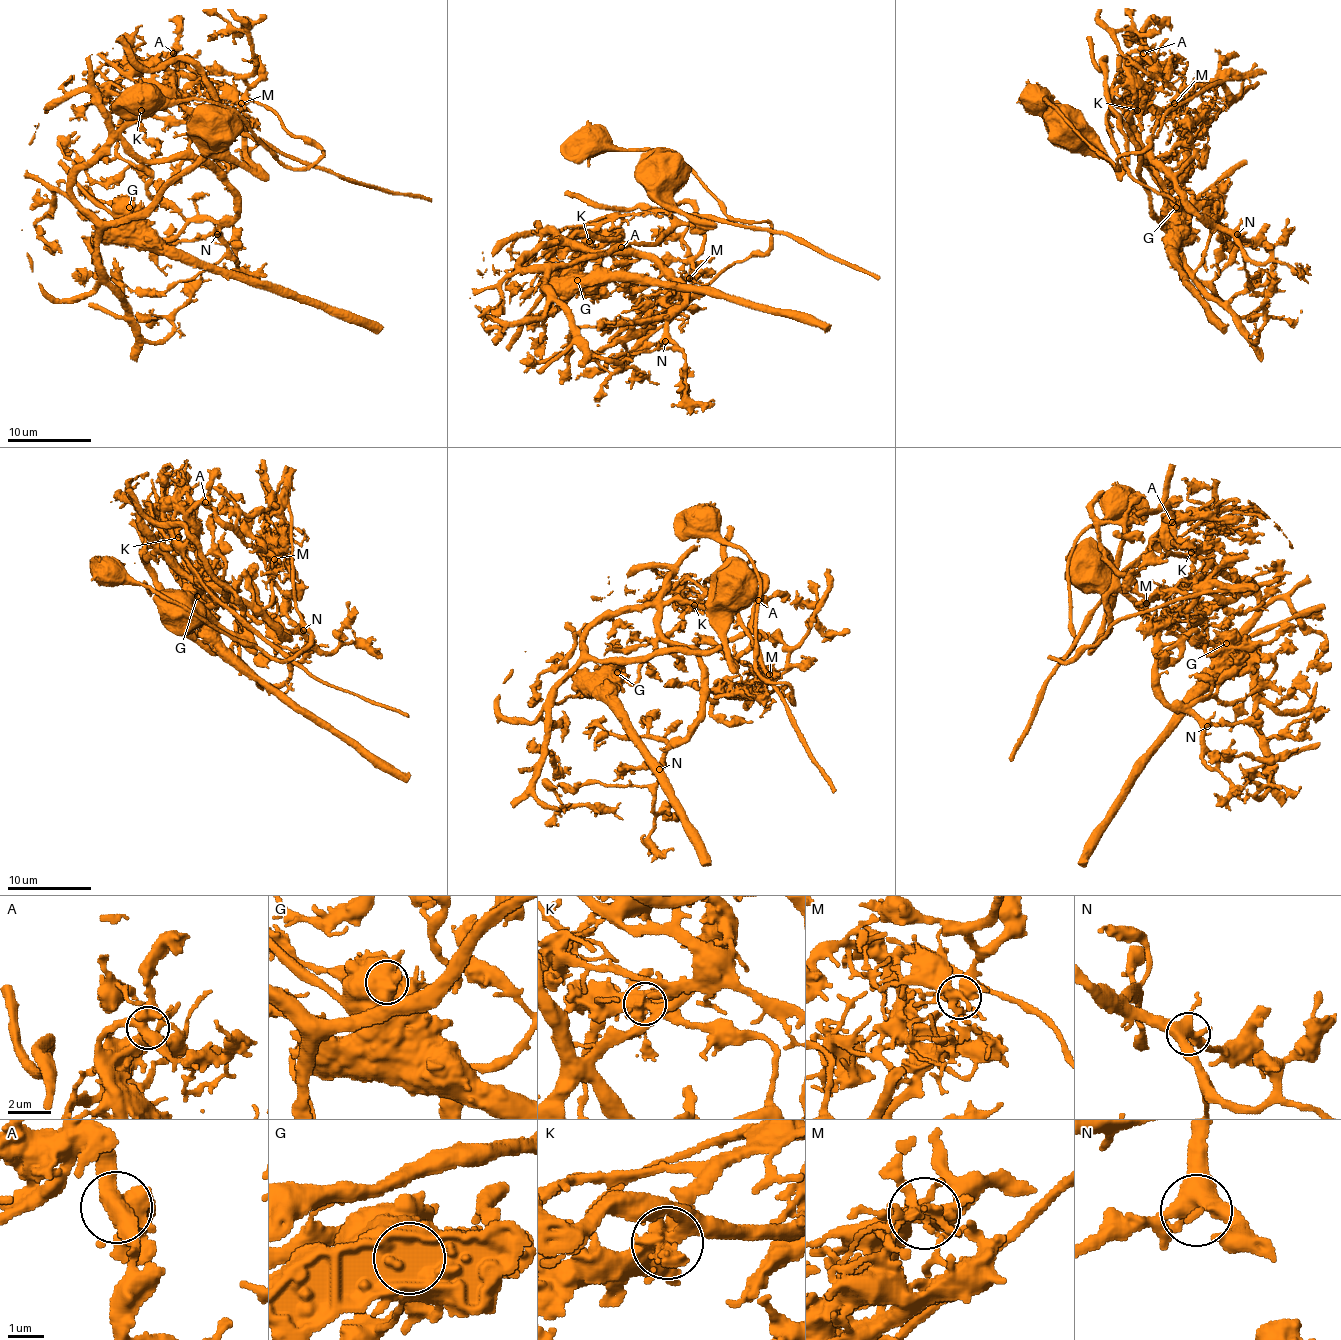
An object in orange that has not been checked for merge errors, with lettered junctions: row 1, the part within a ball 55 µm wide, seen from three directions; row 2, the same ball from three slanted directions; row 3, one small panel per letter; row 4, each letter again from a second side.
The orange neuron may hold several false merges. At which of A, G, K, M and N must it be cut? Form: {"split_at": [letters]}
{"split_at": ["G", "K", "M"]}

